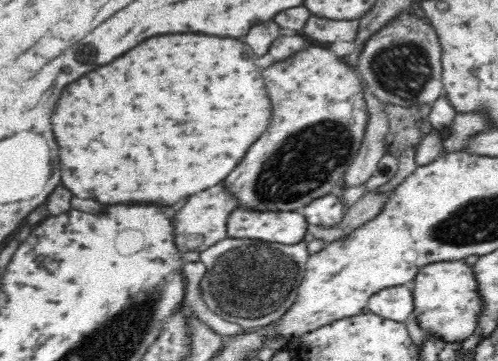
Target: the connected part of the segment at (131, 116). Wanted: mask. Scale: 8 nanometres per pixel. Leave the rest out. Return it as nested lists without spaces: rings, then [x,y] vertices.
[[[166,34],[166,36],[154,36],[144,40],[138,48],[132,48],[132,52],[126,52],[124,56],[112,60],[112,64],[104,64],[84,74],[82,78],[78,78],[74,84],[68,84],[68,88],[64,88],[64,96],[60,96],[58,100],[56,114],[52,114],[56,142],[60,144],[62,184],[74,196],[92,198],[102,204],[152,202],[152,204],[164,204],[164,206],[172,206],[182,198],[188,198],[196,192],[216,186],[232,172],[232,168],[242,160],[242,156],[252,146],[252,142],[258,140],[258,136],[270,124],[272,106],[270,106],[264,80],[256,66],[256,60],[258,58],[250,52],[250,48],[236,38],[220,38],[220,36],[208,36],[208,34]]]

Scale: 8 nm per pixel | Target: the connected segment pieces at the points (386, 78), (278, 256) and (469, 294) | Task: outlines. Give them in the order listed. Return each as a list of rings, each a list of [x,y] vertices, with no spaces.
[[[411,8],[402,11],[364,42],[356,66],[378,101],[408,108],[432,104],[444,94],[440,39],[428,19],[416,16]]]
[[[226,237],[224,240],[213,244],[212,247],[200,253],[200,260],[205,264],[206,272],[199,282],[202,298],[208,298],[208,292],[212,294],[218,306],[220,318],[240,325],[243,329],[267,326],[279,320],[282,312],[286,312],[292,306],[292,292],[296,292],[295,279],[300,282],[304,276],[304,266],[308,256],[308,242],[304,239],[298,244],[269,243],[266,241],[248,241]]]
[[[463,260],[422,267],[415,276],[412,294],[414,310],[411,314],[425,335],[432,335],[436,341],[444,343],[462,343],[477,332],[476,316],[482,308],[482,299],[478,295],[472,267]]]

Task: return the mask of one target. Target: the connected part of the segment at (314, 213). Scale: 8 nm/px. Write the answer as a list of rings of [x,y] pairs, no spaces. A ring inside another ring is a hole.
[[[330,192],[326,196],[312,200],[299,211],[303,213],[308,224],[332,227],[342,222],[345,207],[342,205],[341,197],[335,192]]]

